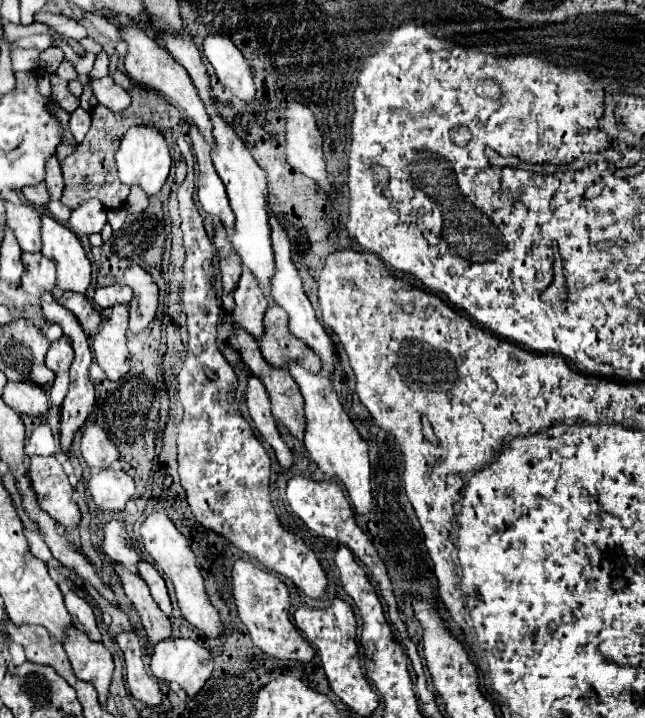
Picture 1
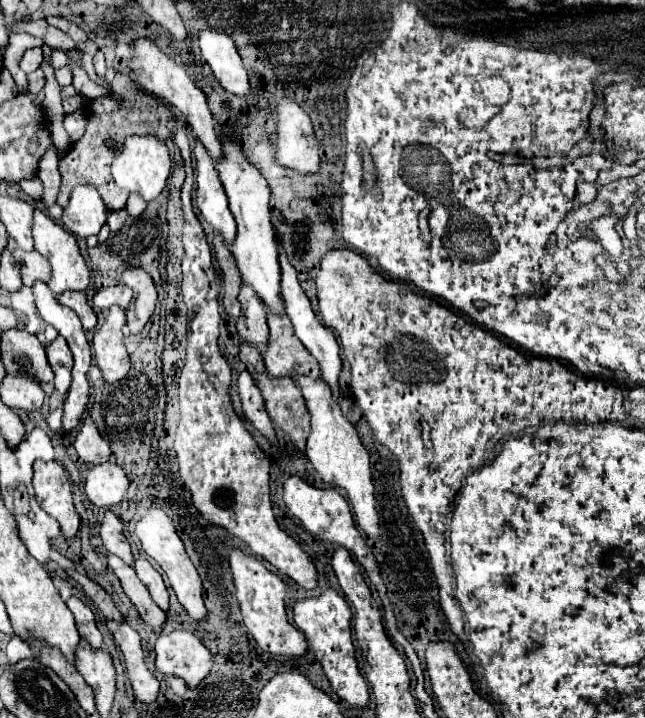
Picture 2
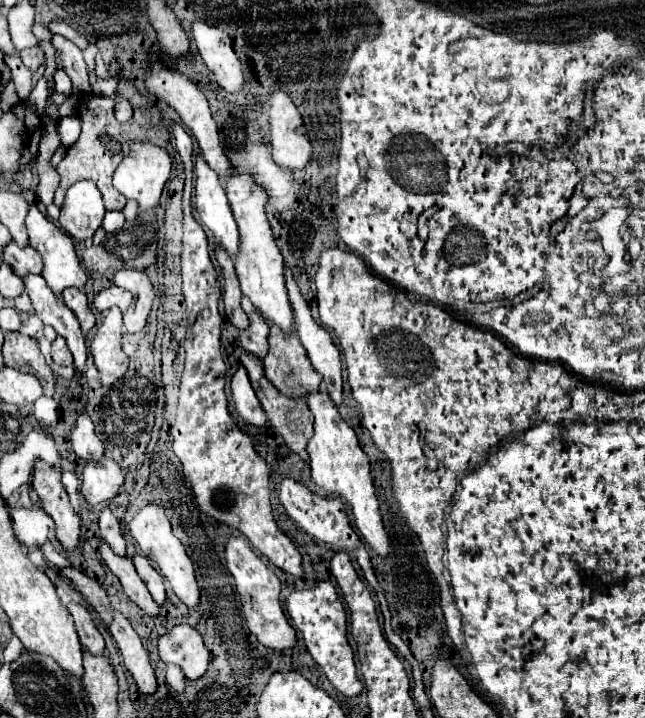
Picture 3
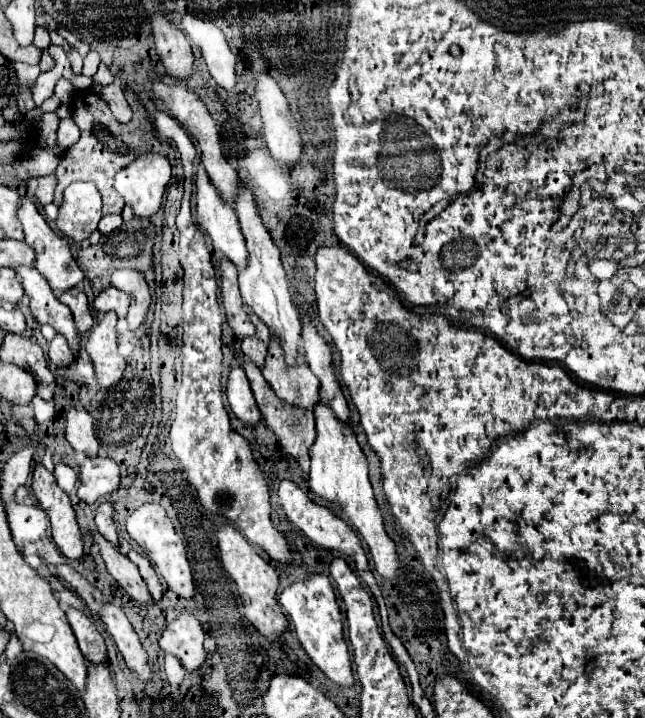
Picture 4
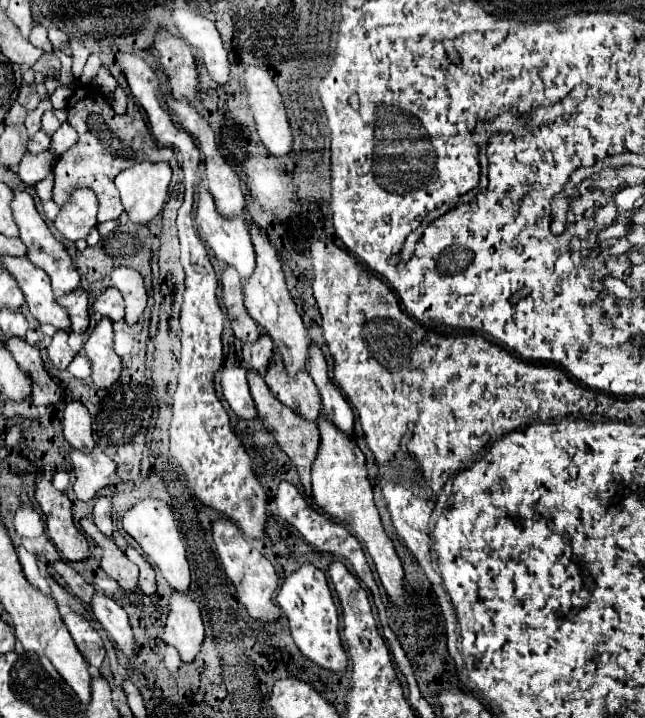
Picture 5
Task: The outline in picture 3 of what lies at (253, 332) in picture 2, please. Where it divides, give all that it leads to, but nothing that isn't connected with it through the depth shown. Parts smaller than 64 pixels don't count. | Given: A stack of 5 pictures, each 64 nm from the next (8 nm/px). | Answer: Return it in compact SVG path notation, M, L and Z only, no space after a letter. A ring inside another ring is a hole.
M242 296L242 308L250 318L250 326L240 332L242 348L256 354L258 358L264 358L264 354L268 352L268 324L264 316L256 312L256 306L252 306L252 302L248 302L244 296Z

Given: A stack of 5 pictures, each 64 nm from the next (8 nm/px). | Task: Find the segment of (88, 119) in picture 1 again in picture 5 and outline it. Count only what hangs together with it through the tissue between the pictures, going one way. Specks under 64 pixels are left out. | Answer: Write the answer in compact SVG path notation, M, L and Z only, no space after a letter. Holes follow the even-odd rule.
M64 122L56 132L54 132L54 136L52 136L52 144L50 144L50 152L54 152L54 154L64 154L74 142L78 140L78 134L76 134L76 130L68 124L68 122Z

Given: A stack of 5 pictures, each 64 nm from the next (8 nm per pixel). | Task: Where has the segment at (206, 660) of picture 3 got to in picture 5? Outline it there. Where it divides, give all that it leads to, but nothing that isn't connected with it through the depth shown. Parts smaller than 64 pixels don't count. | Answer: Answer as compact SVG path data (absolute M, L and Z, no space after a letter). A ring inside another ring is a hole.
M180 592L170 596L170 616L162 632L162 640L174 646L184 662L194 662L204 642L204 624L198 604Z

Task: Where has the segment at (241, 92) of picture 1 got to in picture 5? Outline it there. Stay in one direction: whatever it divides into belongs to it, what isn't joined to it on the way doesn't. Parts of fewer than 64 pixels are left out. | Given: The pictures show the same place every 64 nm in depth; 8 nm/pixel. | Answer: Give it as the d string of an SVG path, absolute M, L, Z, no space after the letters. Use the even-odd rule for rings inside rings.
M174 10L172 16L180 36L202 56L212 80L216 80L218 84L226 84L230 78L230 60L214 22L188 10Z

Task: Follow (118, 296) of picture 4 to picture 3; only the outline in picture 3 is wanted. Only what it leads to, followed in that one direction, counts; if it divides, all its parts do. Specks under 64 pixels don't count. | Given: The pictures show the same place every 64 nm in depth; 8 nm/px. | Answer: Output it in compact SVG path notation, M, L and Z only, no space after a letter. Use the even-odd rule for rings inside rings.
M110 286L94 296L94 306L98 310L108 310L112 306L118 306L124 312L128 310L130 304L132 304L132 294L128 294L128 290L120 290L118 286Z

